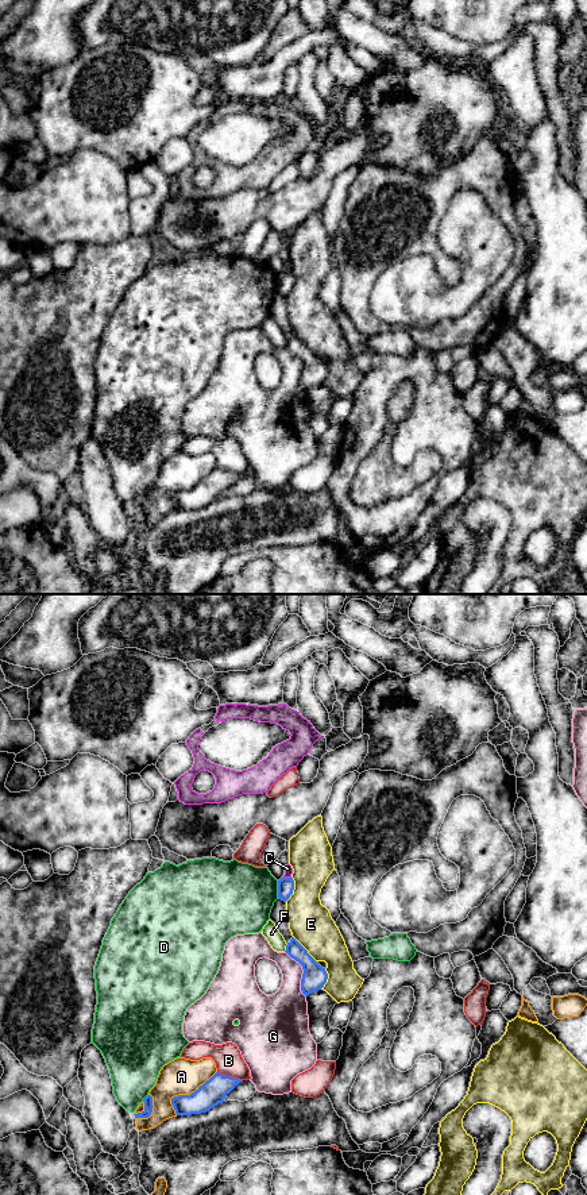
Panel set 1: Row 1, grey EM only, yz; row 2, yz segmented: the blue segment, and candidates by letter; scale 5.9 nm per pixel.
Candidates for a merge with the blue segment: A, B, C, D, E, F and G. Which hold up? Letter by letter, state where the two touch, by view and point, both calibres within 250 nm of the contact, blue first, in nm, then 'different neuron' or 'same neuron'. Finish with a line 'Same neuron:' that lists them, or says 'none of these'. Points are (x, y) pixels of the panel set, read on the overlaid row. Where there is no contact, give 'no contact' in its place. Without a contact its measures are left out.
A: contact yz (186, 1095); calibres 150 and 220 nm; different neuron
B: contact yz (230, 1076); calibres 150 and 160 nm; different neuron
C: contact yz (288, 878); calibres 100 and 50 nm; different neuron
D: contact yz (278, 889); calibres 100 and 420 nm; different neuron
E: contact yz (293, 889); calibres 100 and 260 nm; different neuron
F: contact yz (286, 948); calibres 150 and 90 nm; different neuron
G: contact yz (302, 974); calibres 150 and 260 nm; different neuron
Same neuron: none of these

